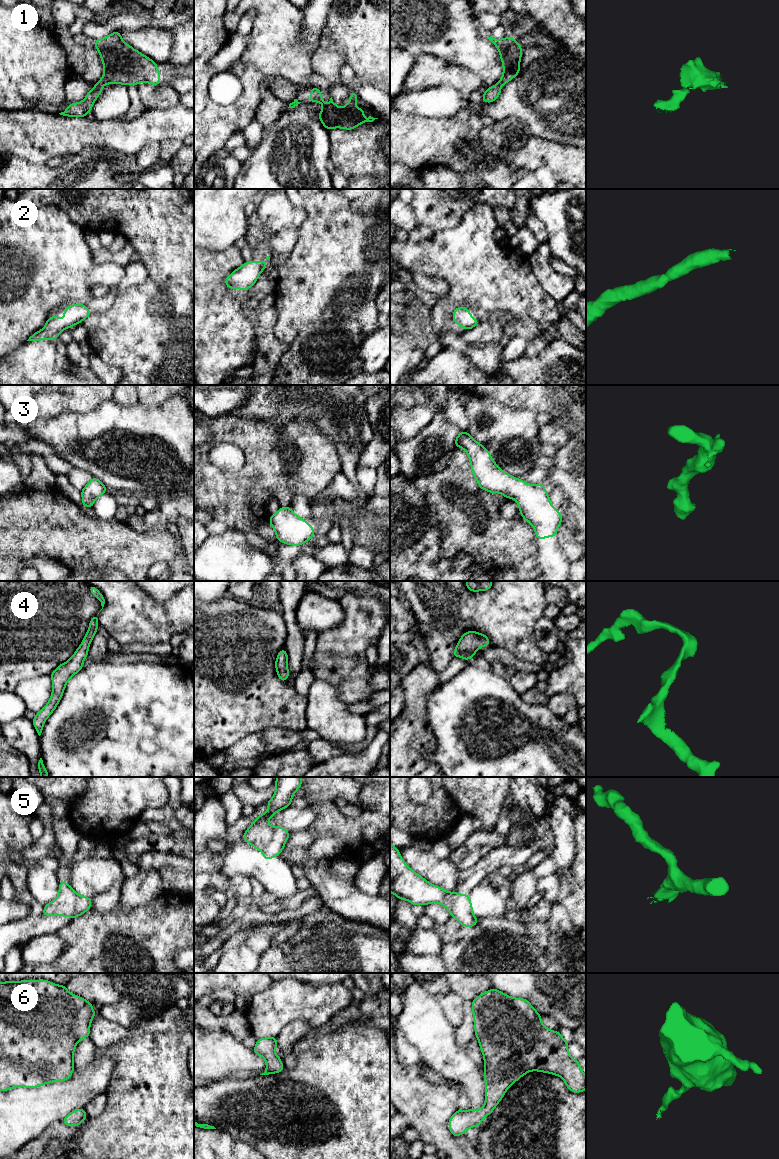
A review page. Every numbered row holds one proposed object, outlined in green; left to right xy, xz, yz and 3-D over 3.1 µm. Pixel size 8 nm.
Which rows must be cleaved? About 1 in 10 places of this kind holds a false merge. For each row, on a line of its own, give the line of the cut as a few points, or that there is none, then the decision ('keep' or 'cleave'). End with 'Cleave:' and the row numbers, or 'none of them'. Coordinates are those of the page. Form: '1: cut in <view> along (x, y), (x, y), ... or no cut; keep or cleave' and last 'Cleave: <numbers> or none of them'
1: no cut; keep
2: no cut; keep
3: no cut; keep
4: no cut; keep
5: no cut; keep
6: no cut; keep
Cleave: none of them

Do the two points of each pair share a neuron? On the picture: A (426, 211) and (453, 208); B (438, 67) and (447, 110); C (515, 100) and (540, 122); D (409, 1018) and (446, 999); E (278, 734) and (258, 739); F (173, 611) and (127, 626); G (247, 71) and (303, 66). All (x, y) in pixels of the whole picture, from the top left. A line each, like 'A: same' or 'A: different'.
A: same
B: different
C: same
D: different
E: same
F: same
G: different

